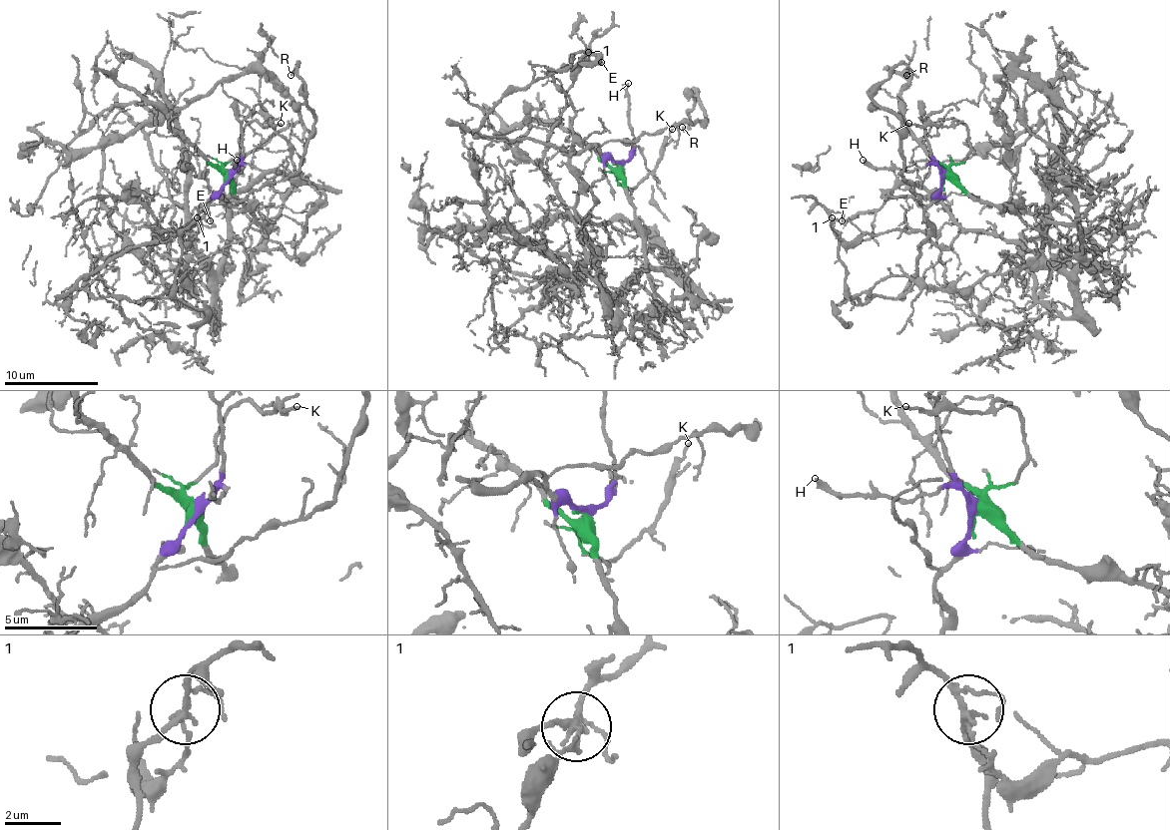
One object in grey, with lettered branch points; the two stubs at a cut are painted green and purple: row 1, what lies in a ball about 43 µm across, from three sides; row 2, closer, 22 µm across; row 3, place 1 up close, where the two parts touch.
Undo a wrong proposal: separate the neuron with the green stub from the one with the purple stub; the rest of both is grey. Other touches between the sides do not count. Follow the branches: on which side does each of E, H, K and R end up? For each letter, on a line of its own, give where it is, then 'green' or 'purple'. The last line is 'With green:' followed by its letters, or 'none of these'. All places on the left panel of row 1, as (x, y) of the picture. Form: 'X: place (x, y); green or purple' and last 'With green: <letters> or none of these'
E: place (210, 220); green
H: place (237, 160); purple
K: place (281, 123); green
R: place (291, 75); purple
With green: E, K

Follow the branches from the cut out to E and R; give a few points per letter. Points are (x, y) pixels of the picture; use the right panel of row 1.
E: (944, 177), (1074, 223), (1074, 170), (1050, 182), (1081, 258), (841, 221)
R: (942, 177), (942, 191), (923, 205), (902, 177), (899, 120), (874, 92), (899, 64), (906, 76)

